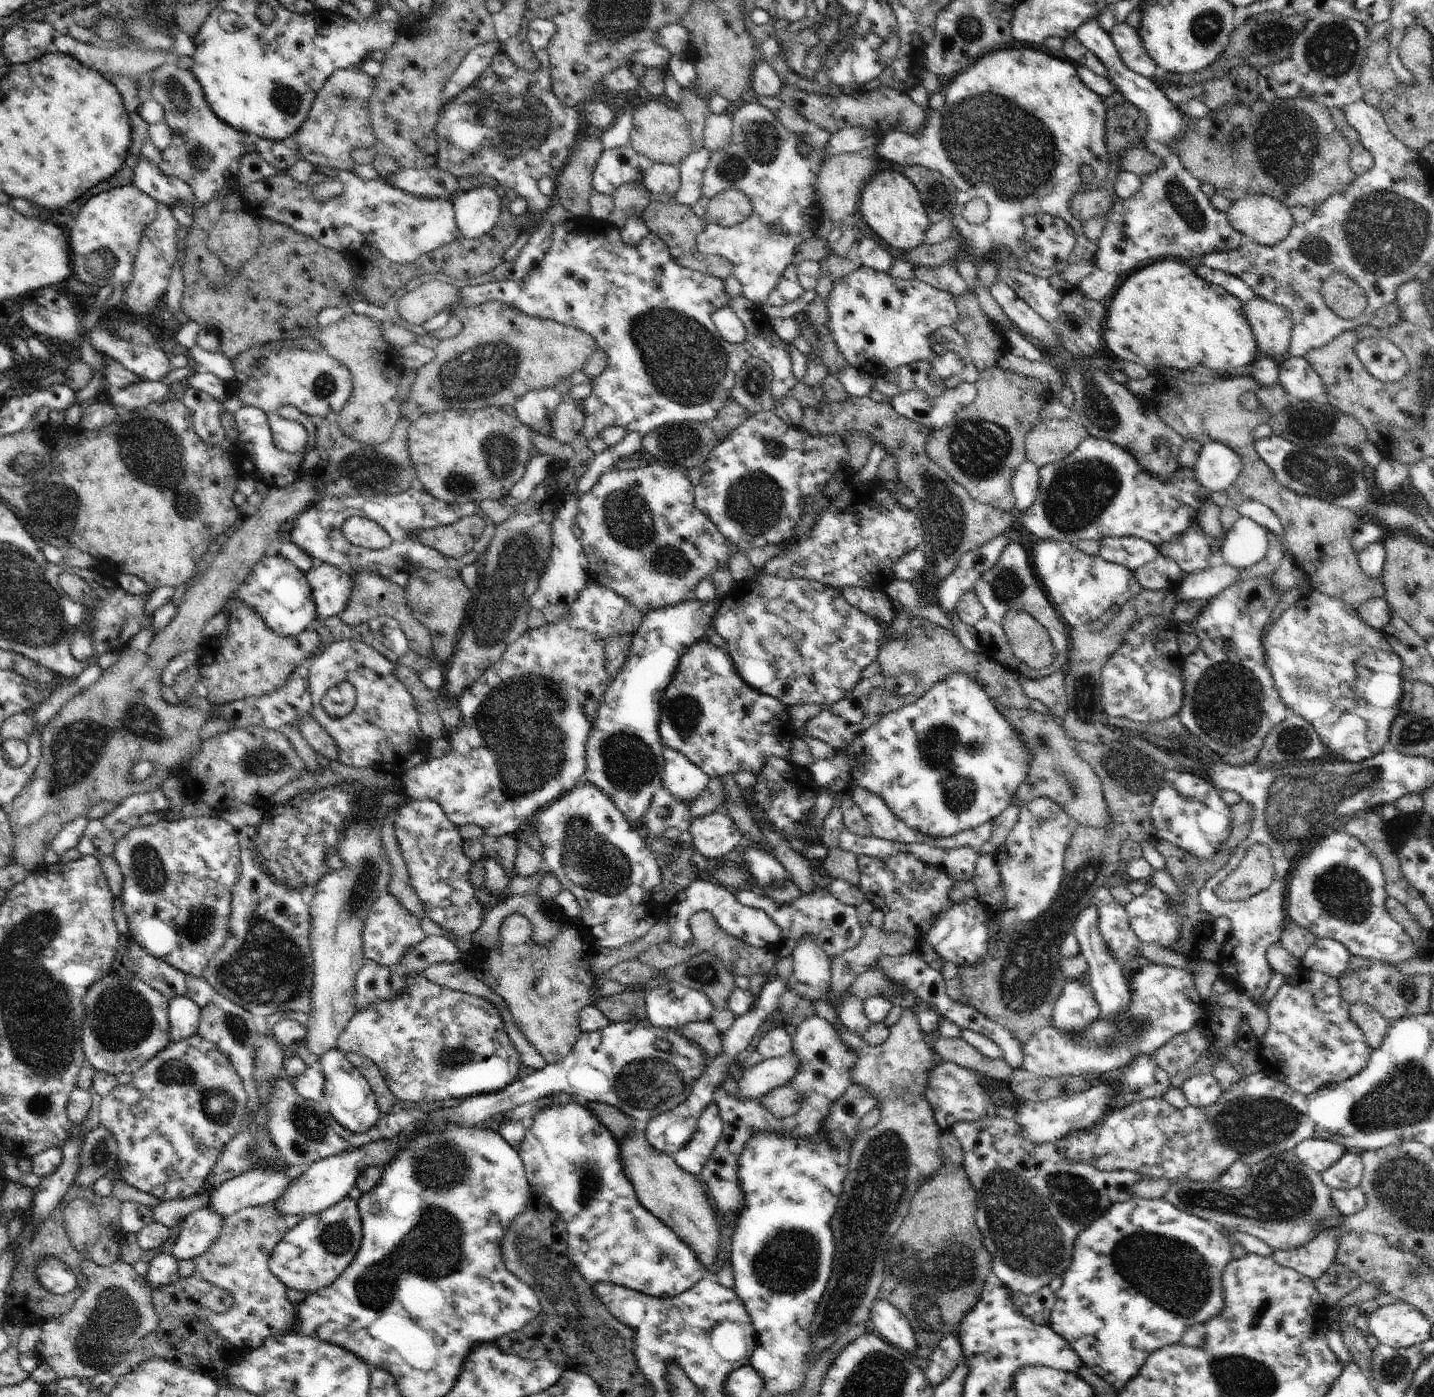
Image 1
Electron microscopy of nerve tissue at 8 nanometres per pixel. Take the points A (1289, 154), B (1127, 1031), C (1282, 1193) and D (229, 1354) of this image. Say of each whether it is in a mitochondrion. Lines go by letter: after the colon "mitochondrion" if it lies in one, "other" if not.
A: mitochondrion
B: mitochondrion
C: mitochondrion
D: other

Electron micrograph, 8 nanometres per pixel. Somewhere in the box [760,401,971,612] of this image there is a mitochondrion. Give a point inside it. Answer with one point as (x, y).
(944, 510)

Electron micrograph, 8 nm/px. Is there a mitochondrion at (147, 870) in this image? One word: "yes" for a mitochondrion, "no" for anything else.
yes

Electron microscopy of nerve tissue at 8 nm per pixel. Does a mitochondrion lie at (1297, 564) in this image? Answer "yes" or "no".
no

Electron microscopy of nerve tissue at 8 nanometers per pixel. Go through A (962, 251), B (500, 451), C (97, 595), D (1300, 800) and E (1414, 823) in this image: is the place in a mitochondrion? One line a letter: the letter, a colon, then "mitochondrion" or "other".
A: other
B: mitochondrion
C: other
D: mitochondrion
E: other

